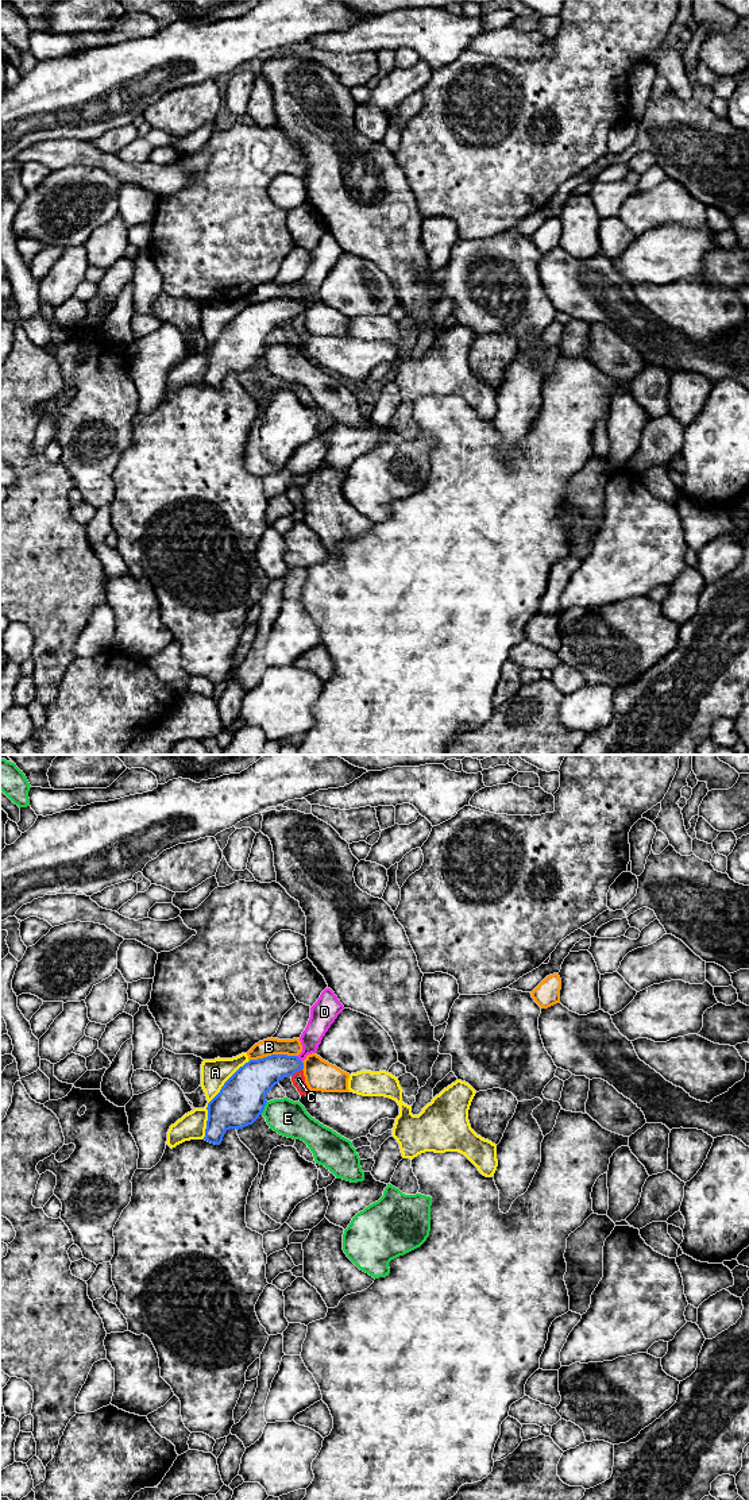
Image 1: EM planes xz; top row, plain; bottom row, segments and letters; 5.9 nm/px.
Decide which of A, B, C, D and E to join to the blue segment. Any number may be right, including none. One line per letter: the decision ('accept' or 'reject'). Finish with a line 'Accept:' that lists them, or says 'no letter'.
A: reject
B: reject
C: reject
D: accept
E: reject
Accept: D

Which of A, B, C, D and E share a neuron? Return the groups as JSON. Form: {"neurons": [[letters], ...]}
{"neurons": [["A"], ["B"], ["C"], ["D"], ["E"]]}

